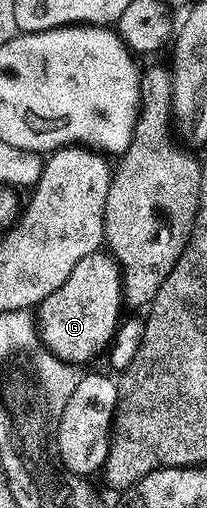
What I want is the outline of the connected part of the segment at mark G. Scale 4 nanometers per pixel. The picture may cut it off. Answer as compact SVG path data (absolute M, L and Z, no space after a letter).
M102 250L88 254L88 258L80 258L80 262L76 262L64 286L52 290L52 294L38 305L36 325L42 345L67 364L83 366L93 356L107 351L118 331L122 308L122 277L117 261Z

